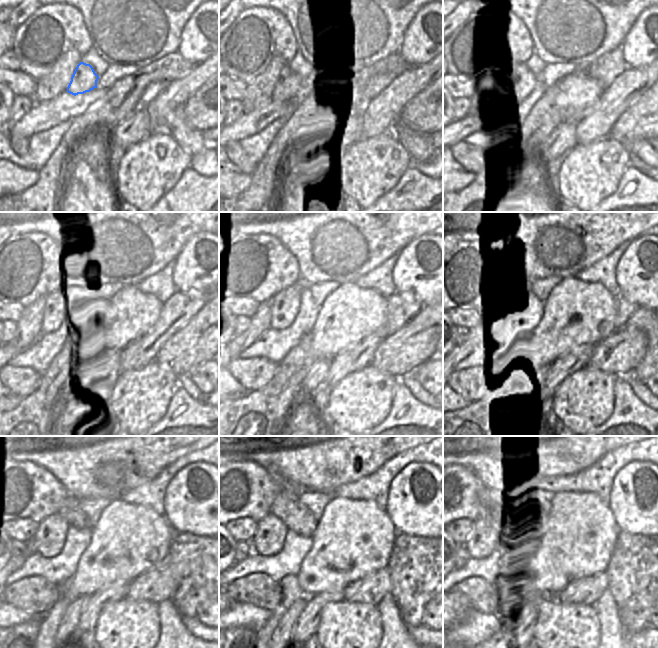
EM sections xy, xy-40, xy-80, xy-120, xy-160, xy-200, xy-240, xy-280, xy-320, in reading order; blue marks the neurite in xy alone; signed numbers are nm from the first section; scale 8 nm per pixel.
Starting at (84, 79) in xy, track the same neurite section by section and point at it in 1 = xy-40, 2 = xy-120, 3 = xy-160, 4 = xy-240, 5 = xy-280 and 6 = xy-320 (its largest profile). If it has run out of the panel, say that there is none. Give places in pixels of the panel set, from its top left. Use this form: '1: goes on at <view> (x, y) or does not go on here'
1: goes on at xy-40 (298, 80)
2: goes on at xy-120 (60, 305)
3: goes on at xy-160 (285, 304)
4: goes on at xy-240 (49, 540)
5: goes on at xy-280 (269, 538)
6: goes on at xy-320 (489, 535)

